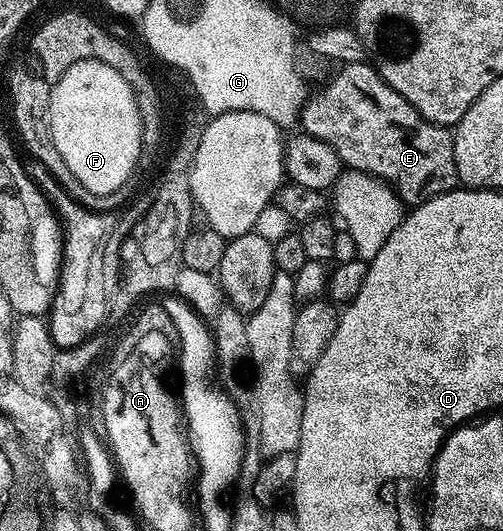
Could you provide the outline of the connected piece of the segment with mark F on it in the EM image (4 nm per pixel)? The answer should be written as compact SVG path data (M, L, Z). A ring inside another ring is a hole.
M82 60L65 74L57 83L51 85L52 102L49 116L52 119L53 142L61 158L65 158L65 166L73 170L73 178L77 178L80 189L84 193L92 192L95 196L111 196L131 175L136 175L139 155L142 150L143 119L139 116L139 104L135 100L135 92L113 70L113 66L105 66L105 62Z

